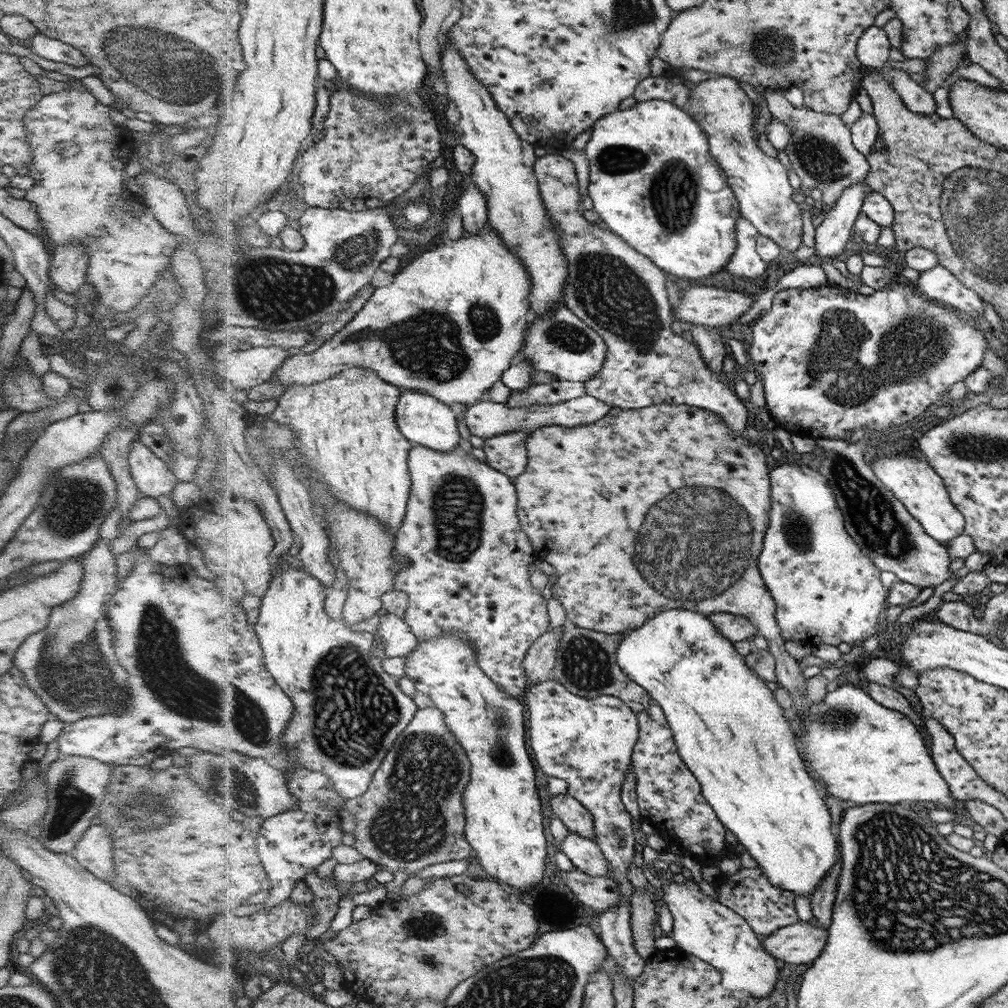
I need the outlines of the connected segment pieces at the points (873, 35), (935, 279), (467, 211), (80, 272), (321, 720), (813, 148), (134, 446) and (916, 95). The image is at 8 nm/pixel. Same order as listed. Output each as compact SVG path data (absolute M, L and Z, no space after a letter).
M870 26L858 39L857 57L864 68L883 69L888 62L890 48L884 27Z
M940 264L921 271L916 287L929 299L962 310L972 318L984 314L981 295L963 284L953 271Z
M471 182L458 203L458 211L463 216L465 232L482 234L482 230L487 226L489 213L486 195Z
M58 246L49 266L52 288L58 287L76 295L80 286L86 283L88 265L89 259L86 258L86 250L82 250L82 246Z
M287 559L281 567L276 566L271 588L256 607L257 633L268 654L269 671L297 706L293 722L285 732L287 749L297 760L297 766L330 775L340 794L350 800L368 792L388 753L412 725L421 708L403 689L399 679L384 670L383 655L374 648L378 636L352 630L345 619L332 618L326 610L330 588L303 565L302 568L292 566L292 559Z
M766 88L763 97L768 103L768 111L774 119L786 122L794 131L793 141L785 147L794 172L809 188L822 191L821 206L833 206L850 185L865 181L869 175L868 156L862 154L852 140L850 127L841 120L841 116L822 114L808 107L794 108L784 96L784 90Z
M138 438L129 447L129 469L142 496L156 499L172 492L178 480L169 466Z
M885 69L885 73L891 78L893 89L910 112L924 116L935 114L936 102L933 93L927 91L917 78L901 69Z

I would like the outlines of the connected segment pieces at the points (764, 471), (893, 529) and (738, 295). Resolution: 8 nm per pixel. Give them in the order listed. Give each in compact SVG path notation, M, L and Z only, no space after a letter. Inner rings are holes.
M657 404L645 409L612 407L604 418L592 424L550 425L537 428L529 433L526 443L526 459L528 467L524 473L514 479L515 489L520 499L520 508L517 508L517 514L520 517L522 529L532 542L537 557L546 560L554 567L553 597L561 602L571 625L585 627L588 630L605 631L606 634L625 634L628 630L640 629L644 622L649 621L651 617L662 611L666 612L666 610L689 609L701 612L704 616L708 616L710 613L744 615L757 624L758 634L764 636L768 641L767 652L775 661L777 686L788 689L794 698L794 718L802 720L806 716L810 704L805 687L807 679L802 675L799 660L792 658L786 652L784 636L777 624L777 604L774 603L773 596L769 594L758 568L758 557L764 548L765 532L766 528L769 528L769 512L772 508L772 480L768 480L768 476L772 476L772 474L768 474L768 466L766 466L760 446L752 446L750 441L733 431L725 419L714 411L686 404Z
M860 437L857 442L843 441L839 438L817 438L817 449L822 454L818 472L826 477L832 488L838 508L842 511L845 529L857 541L861 550L869 555L873 562L882 570L894 572L898 581L913 584L921 590L939 586L952 578L956 572L950 571L950 560L947 548L932 538L922 525L909 513L909 510L890 492L884 483L876 478L869 465L864 461L867 439Z
M694 284L686 290L683 288L680 299L676 299L675 318L680 318L681 322L686 322L686 324L694 323L715 329L737 322L737 318L744 316L756 299L744 292L734 292L733 289Z

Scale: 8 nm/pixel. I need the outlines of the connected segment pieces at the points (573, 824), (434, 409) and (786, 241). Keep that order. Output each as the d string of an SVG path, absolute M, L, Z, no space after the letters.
M566 792L552 795L550 804L553 814L562 820L568 831L595 841L593 816L579 800Z
M413 388L407 391L403 390L401 402L397 408L397 417L402 432L414 444L426 445L431 449L449 453L457 449L462 442L458 418L454 414L454 410L437 396Z
M712 75L711 78L690 84L689 101L685 107L688 114L700 124L706 136L709 136L709 150L714 150L714 158L718 158L722 171L728 176L730 186L734 186L734 194L738 194L738 202L742 202L741 217L748 219L755 227L759 236L770 238L782 250L797 251L802 244L802 212L794 202L794 188L788 182L786 168L779 160L762 152L754 140L754 107L748 100L746 92L740 87L739 80L729 76Z

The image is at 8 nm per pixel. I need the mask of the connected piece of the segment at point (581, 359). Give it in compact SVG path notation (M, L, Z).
M562 304L553 313L545 314L545 317L531 319L526 328L523 349L517 359L529 359L535 370L549 372L557 380L585 384L601 373L607 356L608 345L601 335Z

